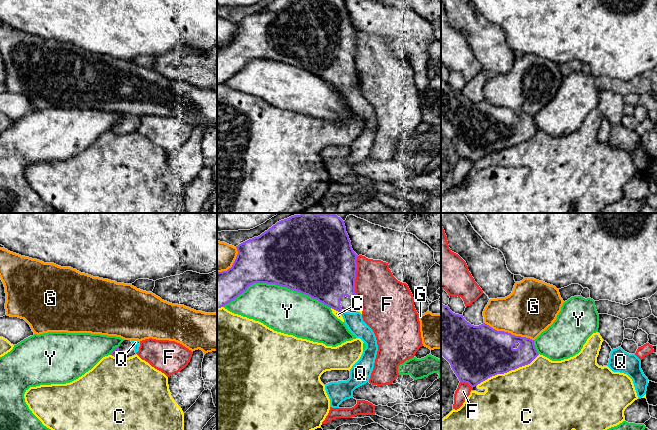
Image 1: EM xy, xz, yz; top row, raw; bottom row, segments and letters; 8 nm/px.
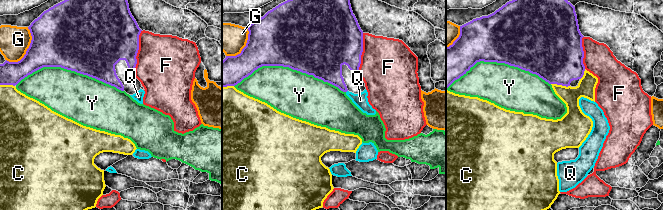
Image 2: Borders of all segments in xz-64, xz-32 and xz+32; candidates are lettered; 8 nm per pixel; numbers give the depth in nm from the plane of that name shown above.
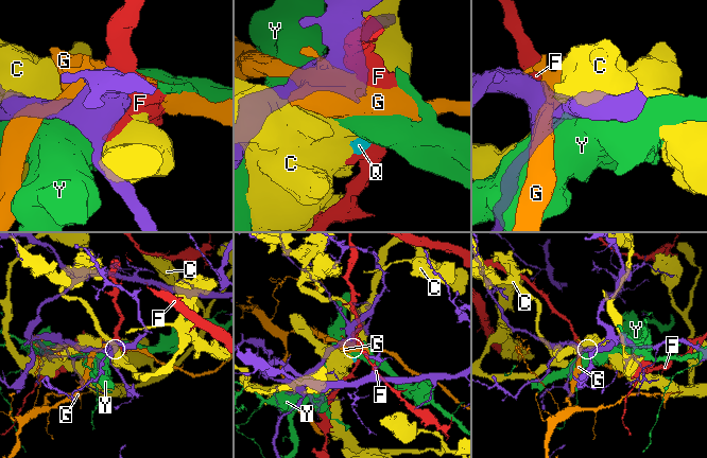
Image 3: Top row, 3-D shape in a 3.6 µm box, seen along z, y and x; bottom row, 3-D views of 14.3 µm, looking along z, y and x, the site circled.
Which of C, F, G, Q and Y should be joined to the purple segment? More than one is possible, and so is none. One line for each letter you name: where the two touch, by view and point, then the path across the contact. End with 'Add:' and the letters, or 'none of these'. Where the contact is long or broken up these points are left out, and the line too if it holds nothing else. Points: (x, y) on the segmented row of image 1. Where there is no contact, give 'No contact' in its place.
Q: Touches purple at xy (117, 355). Path across: xy (115, 352), (117, 355), (118, 354)
Add: Q

